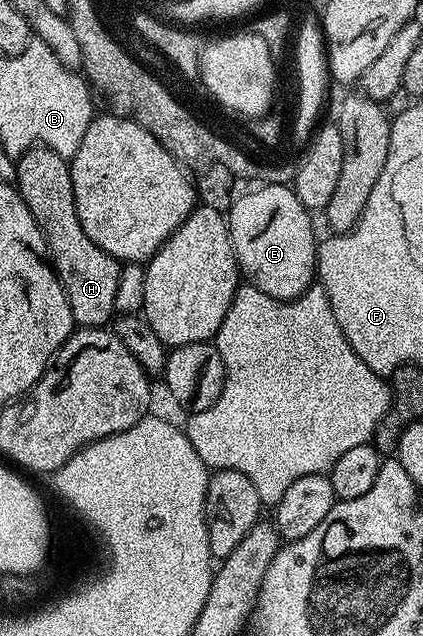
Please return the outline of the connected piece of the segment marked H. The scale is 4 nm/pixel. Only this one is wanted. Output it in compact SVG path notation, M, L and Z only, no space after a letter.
M32 147L17 160L16 186L46 238L49 258L68 297L75 324L79 328L106 327L116 315L116 285L122 267L119 260L104 253L104 249L84 233L84 225L80 225L76 213L69 162L48 147Z

